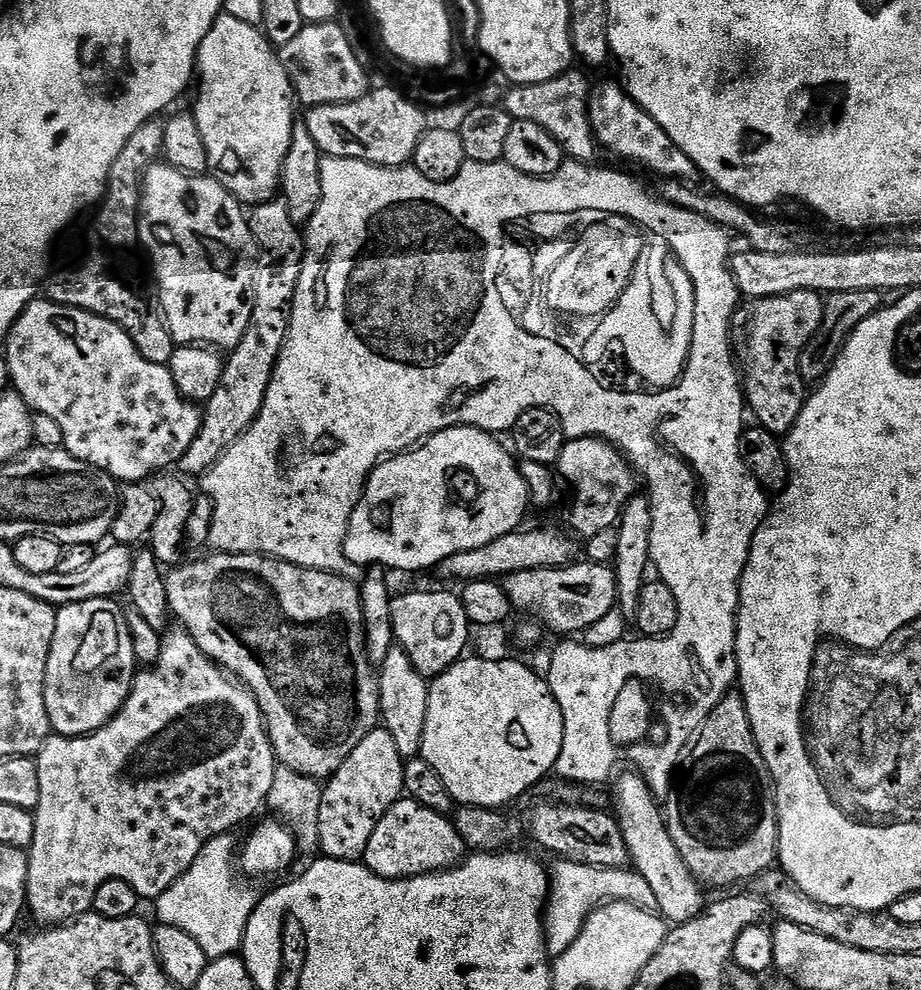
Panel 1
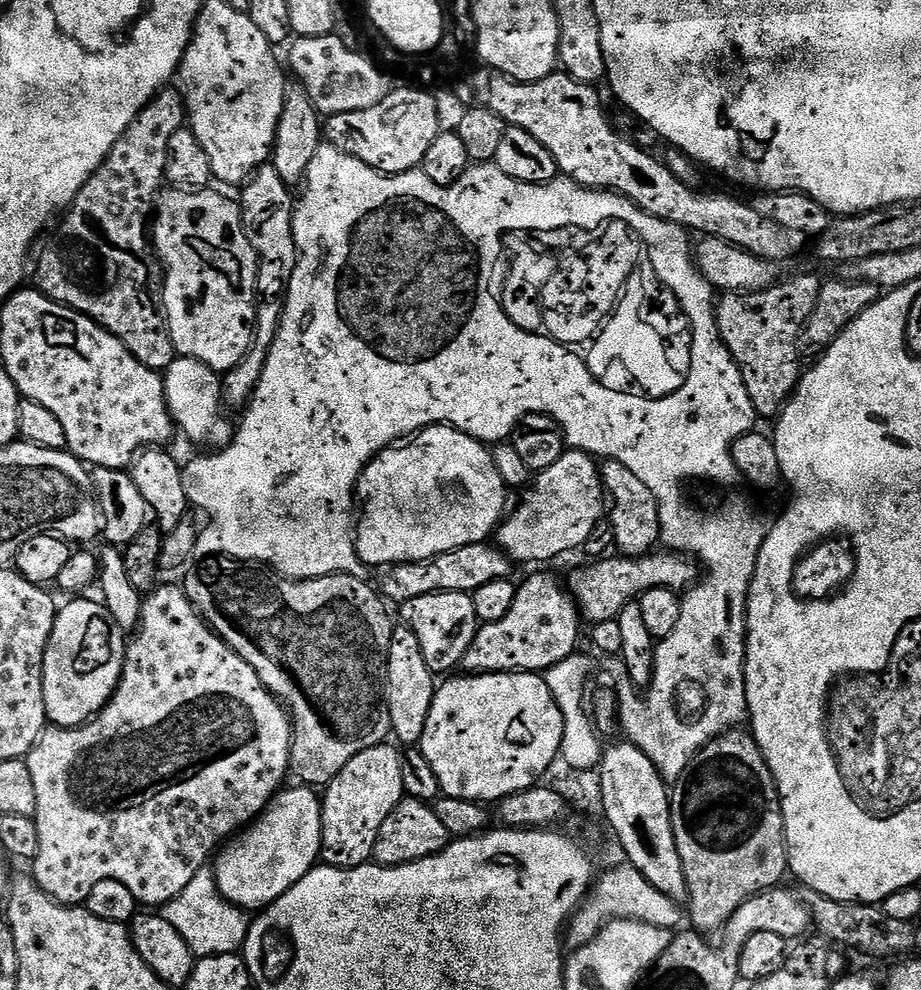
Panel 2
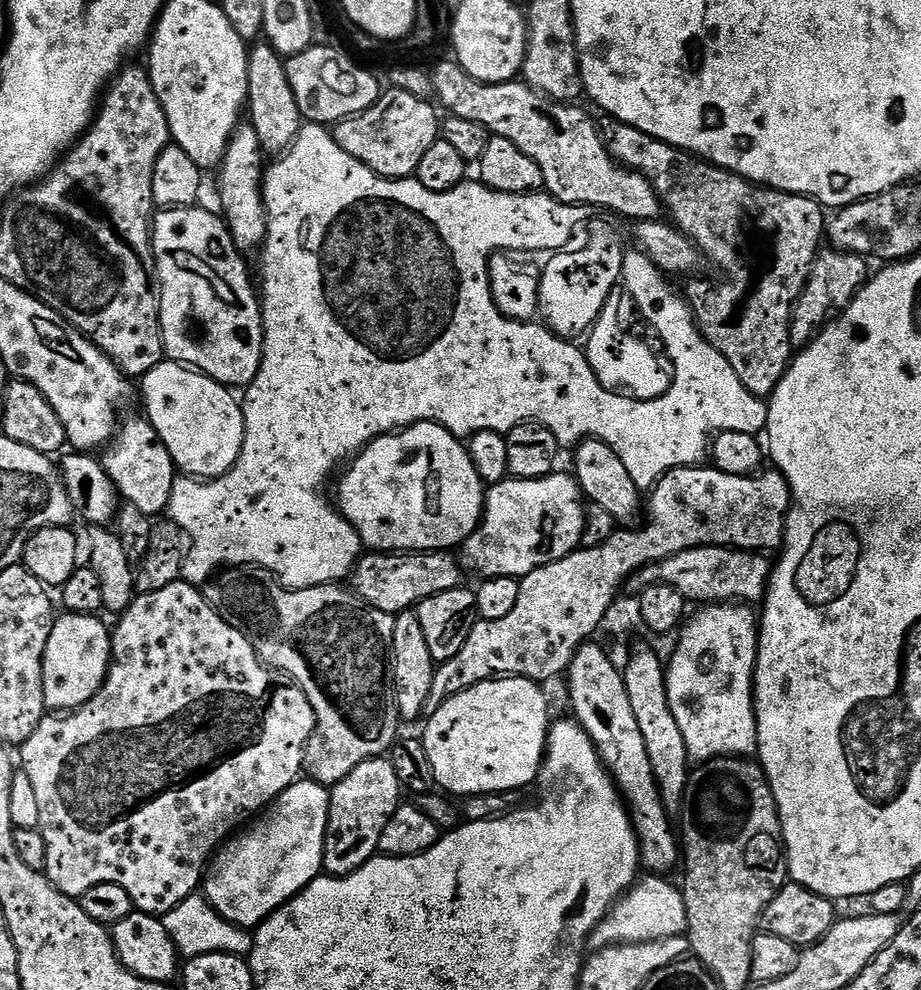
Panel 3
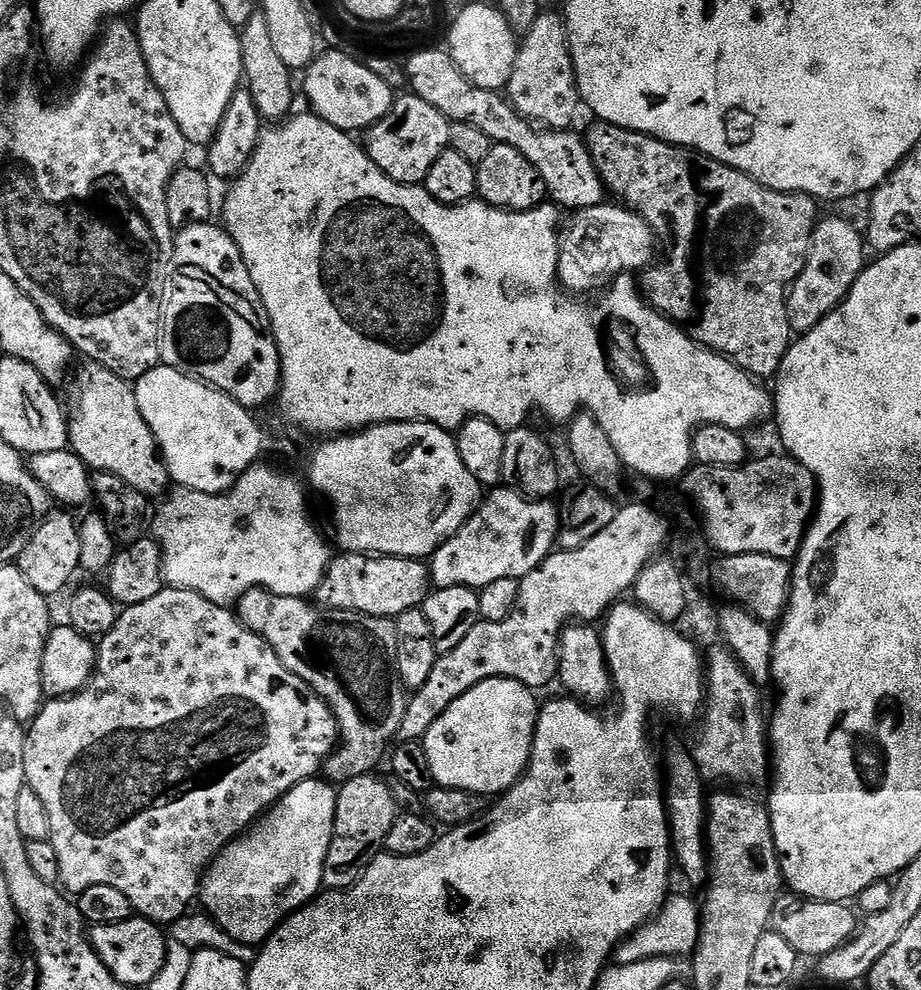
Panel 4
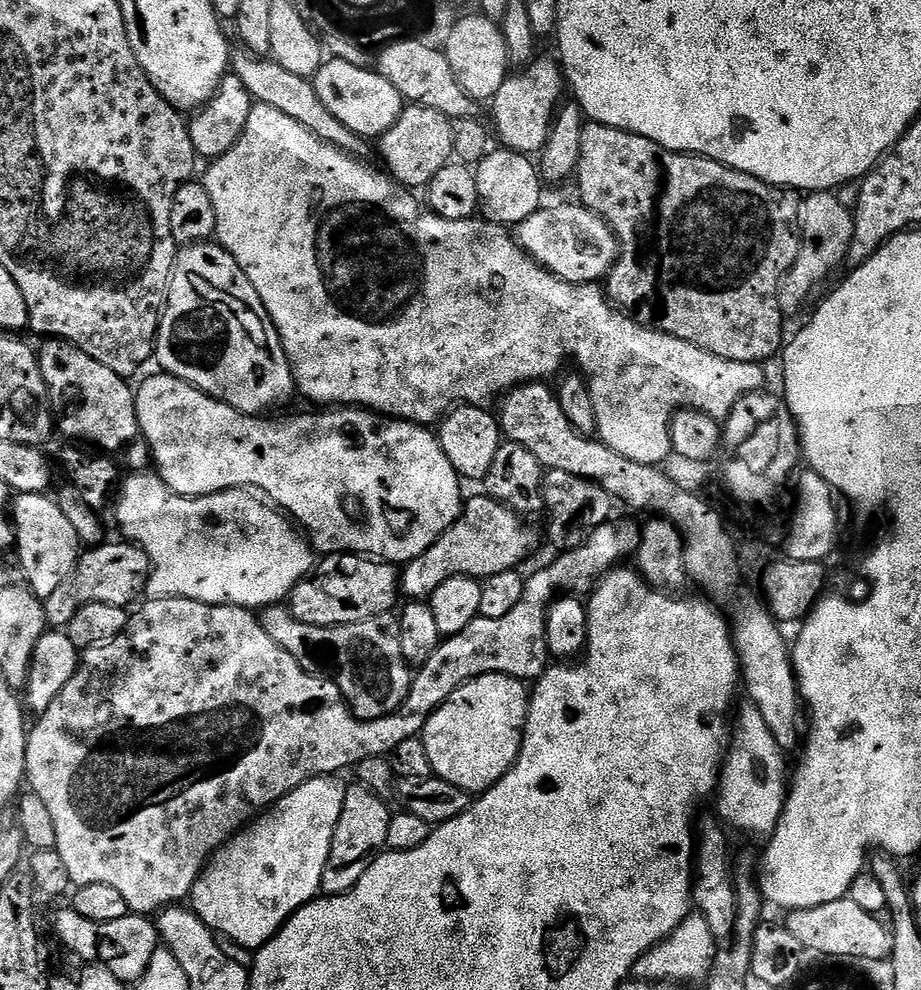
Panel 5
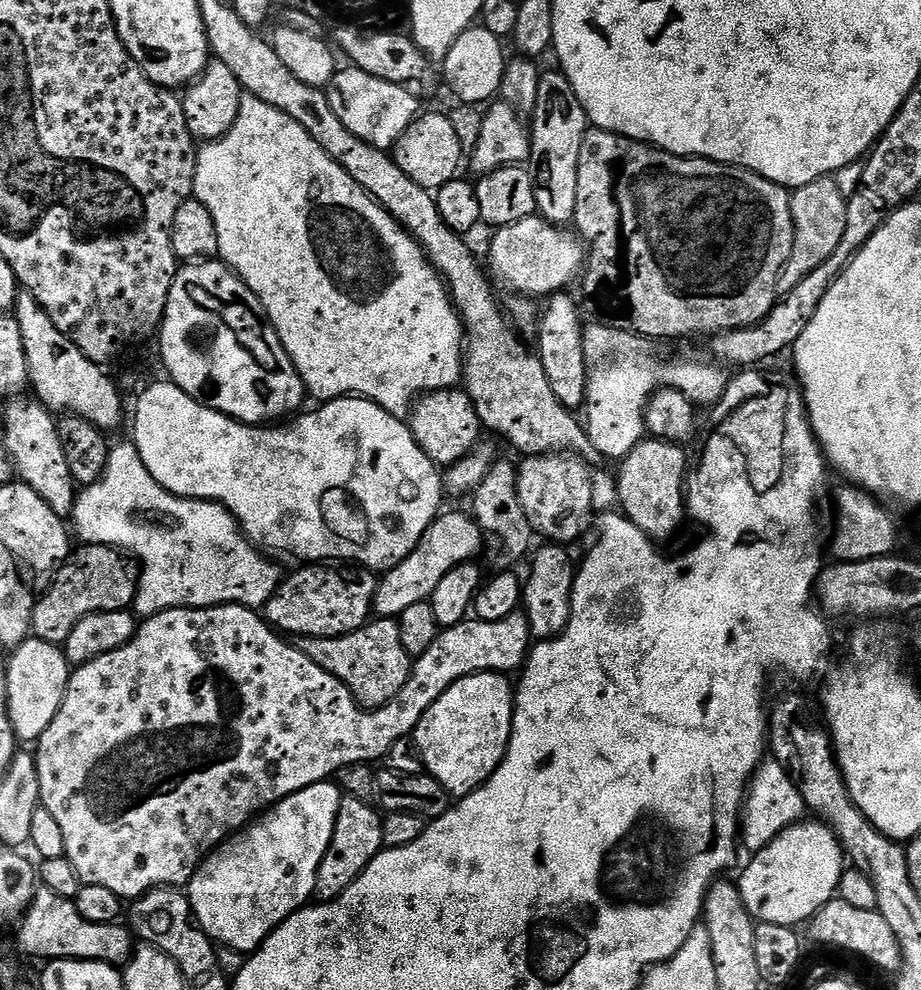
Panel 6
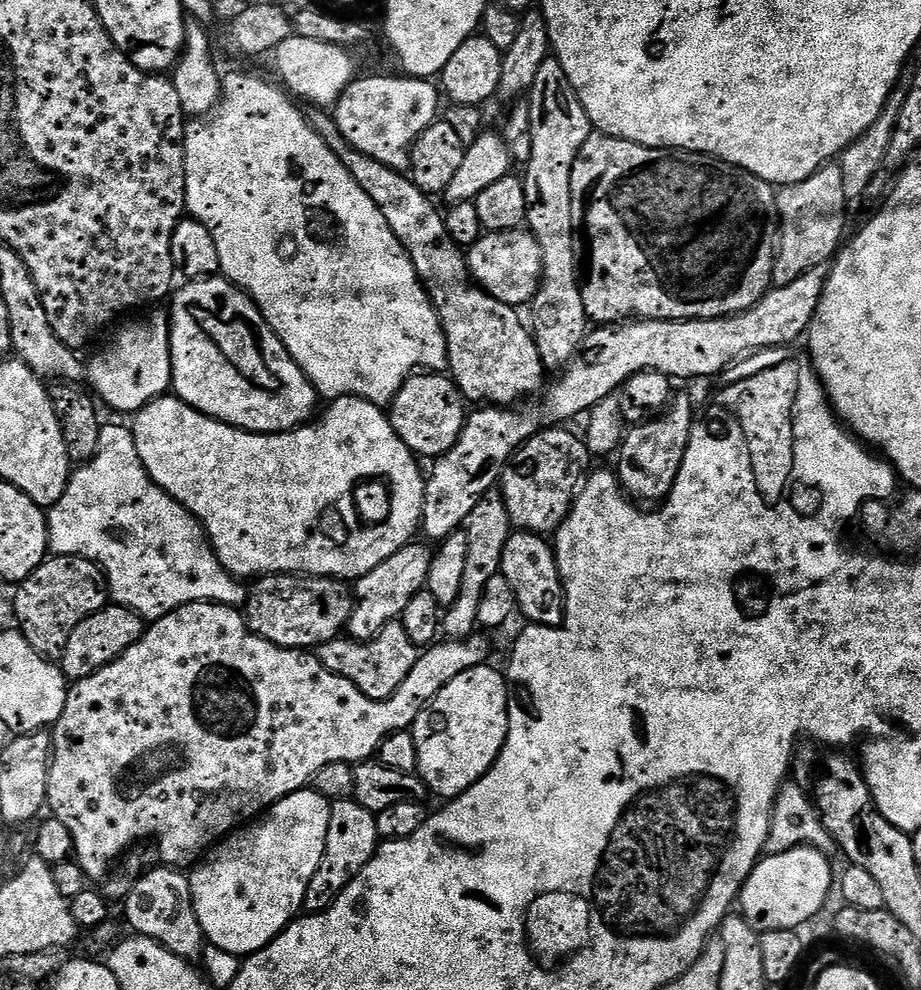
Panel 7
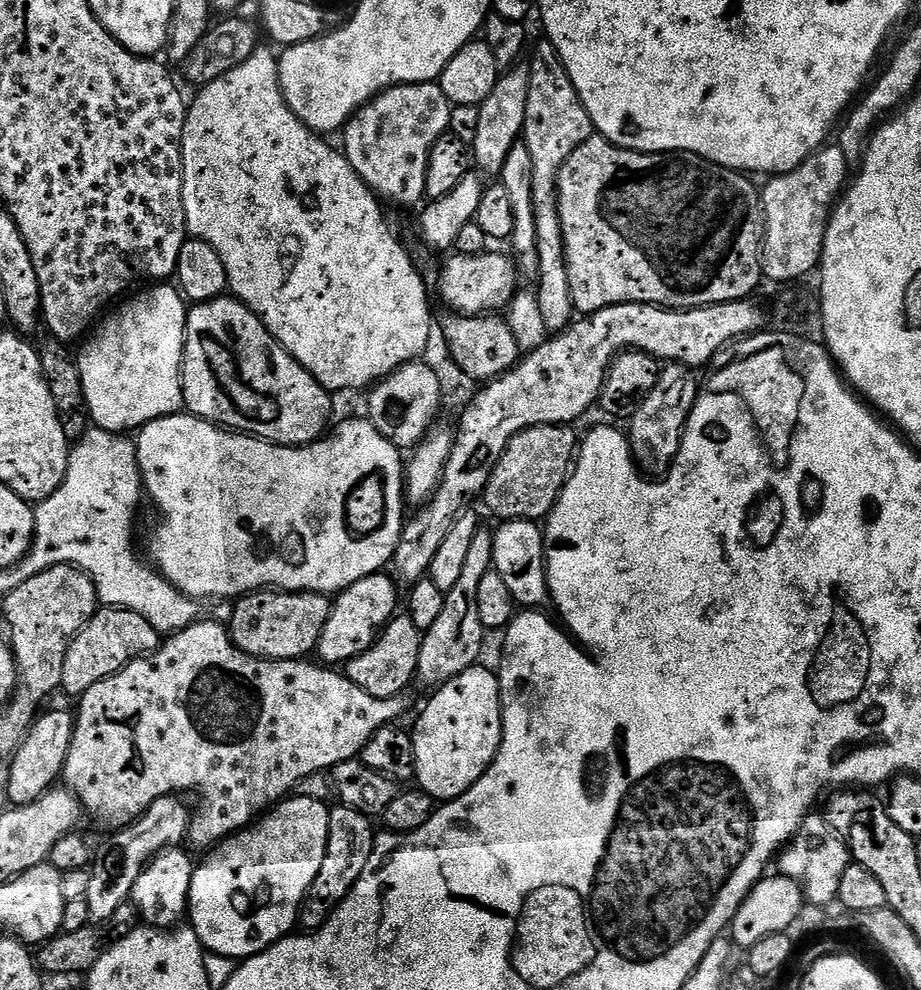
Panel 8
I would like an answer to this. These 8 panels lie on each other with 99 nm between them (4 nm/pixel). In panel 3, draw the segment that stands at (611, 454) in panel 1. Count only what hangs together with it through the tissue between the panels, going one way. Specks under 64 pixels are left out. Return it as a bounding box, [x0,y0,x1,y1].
[458,470,586,578]

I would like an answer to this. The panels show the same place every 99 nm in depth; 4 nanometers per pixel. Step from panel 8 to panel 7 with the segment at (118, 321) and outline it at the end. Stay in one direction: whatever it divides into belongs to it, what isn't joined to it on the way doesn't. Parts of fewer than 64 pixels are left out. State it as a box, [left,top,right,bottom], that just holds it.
[86,312,172,414]

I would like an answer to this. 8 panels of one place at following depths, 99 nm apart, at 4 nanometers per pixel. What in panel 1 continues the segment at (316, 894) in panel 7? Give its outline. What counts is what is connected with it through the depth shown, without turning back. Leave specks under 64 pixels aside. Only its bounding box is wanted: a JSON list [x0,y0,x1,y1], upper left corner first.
[318,726,405,860]

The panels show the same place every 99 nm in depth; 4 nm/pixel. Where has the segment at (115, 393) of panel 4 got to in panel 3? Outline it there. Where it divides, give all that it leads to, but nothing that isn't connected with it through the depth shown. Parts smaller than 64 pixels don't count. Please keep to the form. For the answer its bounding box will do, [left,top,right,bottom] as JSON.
[102,418,178,518]

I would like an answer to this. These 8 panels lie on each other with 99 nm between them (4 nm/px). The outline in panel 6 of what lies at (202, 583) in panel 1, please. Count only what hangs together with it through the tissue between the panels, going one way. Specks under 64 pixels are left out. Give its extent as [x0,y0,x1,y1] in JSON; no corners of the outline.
[298,618,413,710]

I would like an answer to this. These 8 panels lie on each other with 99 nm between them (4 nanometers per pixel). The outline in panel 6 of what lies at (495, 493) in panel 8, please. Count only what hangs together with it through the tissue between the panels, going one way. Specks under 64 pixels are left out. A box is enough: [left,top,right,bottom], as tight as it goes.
[518,452,596,546]

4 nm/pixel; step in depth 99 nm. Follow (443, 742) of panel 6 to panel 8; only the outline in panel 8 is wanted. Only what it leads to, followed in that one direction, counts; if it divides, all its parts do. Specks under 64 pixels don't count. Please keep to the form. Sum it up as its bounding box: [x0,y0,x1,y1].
[411,666,504,802]

